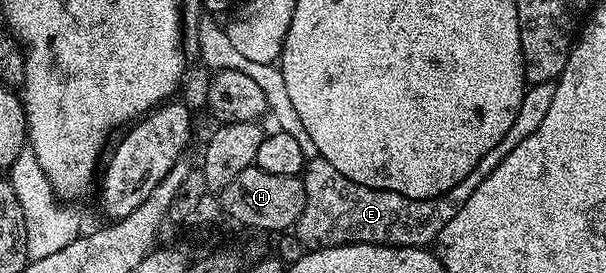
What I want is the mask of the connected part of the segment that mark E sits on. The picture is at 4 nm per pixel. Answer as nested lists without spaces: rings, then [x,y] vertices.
[[[550,81],[531,85],[523,94],[517,119],[513,119],[513,127],[509,127],[505,139],[501,139],[501,143],[497,143],[497,147],[493,147],[489,155],[481,158],[477,167],[473,167],[473,171],[469,171],[469,175],[465,175],[465,179],[461,179],[457,187],[429,199],[409,199],[405,195],[397,195],[397,191],[358,185],[353,183],[353,179],[345,179],[345,175],[341,175],[341,171],[337,171],[337,167],[333,167],[333,163],[329,163],[324,157],[316,155],[310,158],[301,174],[305,187],[305,207],[297,222],[300,239],[311,249],[357,244],[430,246],[439,236],[441,227],[445,227],[445,223],[449,223],[449,219],[457,215],[465,199],[469,199],[469,195],[473,195],[473,191],[481,187],[493,167],[497,167],[497,163],[501,163],[501,159],[505,159],[505,155],[509,155],[509,151],[513,151],[513,147],[517,147],[517,143],[525,139],[525,135],[541,127],[541,119],[545,119],[549,103],[553,103],[554,94],[555,86]]]

